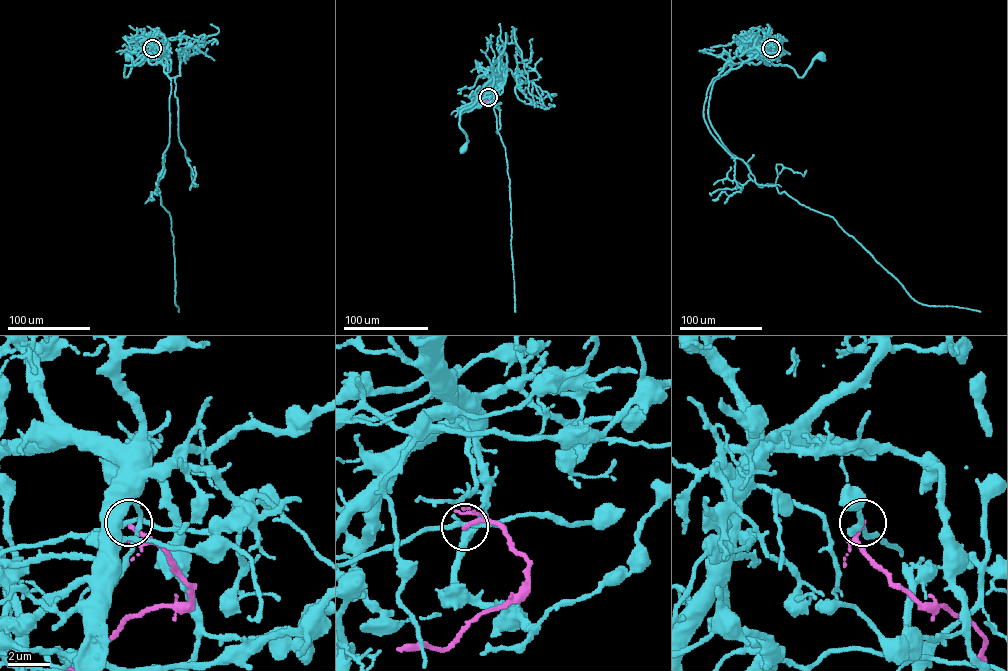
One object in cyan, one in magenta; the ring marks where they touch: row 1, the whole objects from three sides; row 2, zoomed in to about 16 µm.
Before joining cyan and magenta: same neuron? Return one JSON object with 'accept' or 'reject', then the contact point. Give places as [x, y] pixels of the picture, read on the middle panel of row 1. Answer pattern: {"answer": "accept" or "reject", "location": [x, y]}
{"answer": "reject", "location": [488, 97]}

